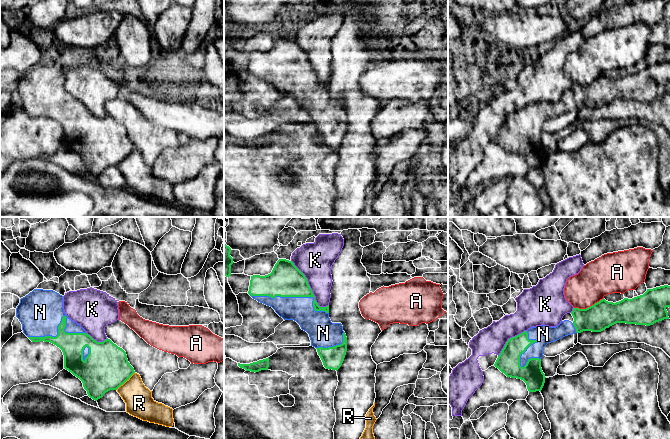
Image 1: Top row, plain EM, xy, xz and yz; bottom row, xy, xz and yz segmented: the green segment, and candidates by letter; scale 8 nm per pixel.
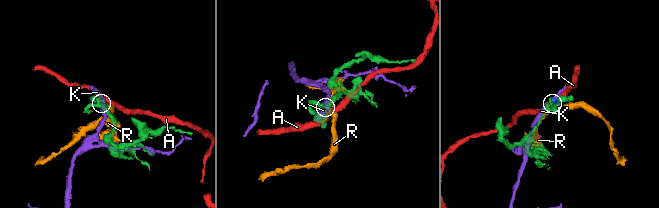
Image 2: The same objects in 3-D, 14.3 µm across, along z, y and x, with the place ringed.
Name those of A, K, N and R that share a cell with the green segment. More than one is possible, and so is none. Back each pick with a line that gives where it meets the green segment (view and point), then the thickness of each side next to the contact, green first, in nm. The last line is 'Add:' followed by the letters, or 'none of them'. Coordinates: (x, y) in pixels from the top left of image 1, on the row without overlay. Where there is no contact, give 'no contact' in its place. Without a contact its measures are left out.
N: contact xz (294, 72); calibres 280 and 200 nm
Add: N

